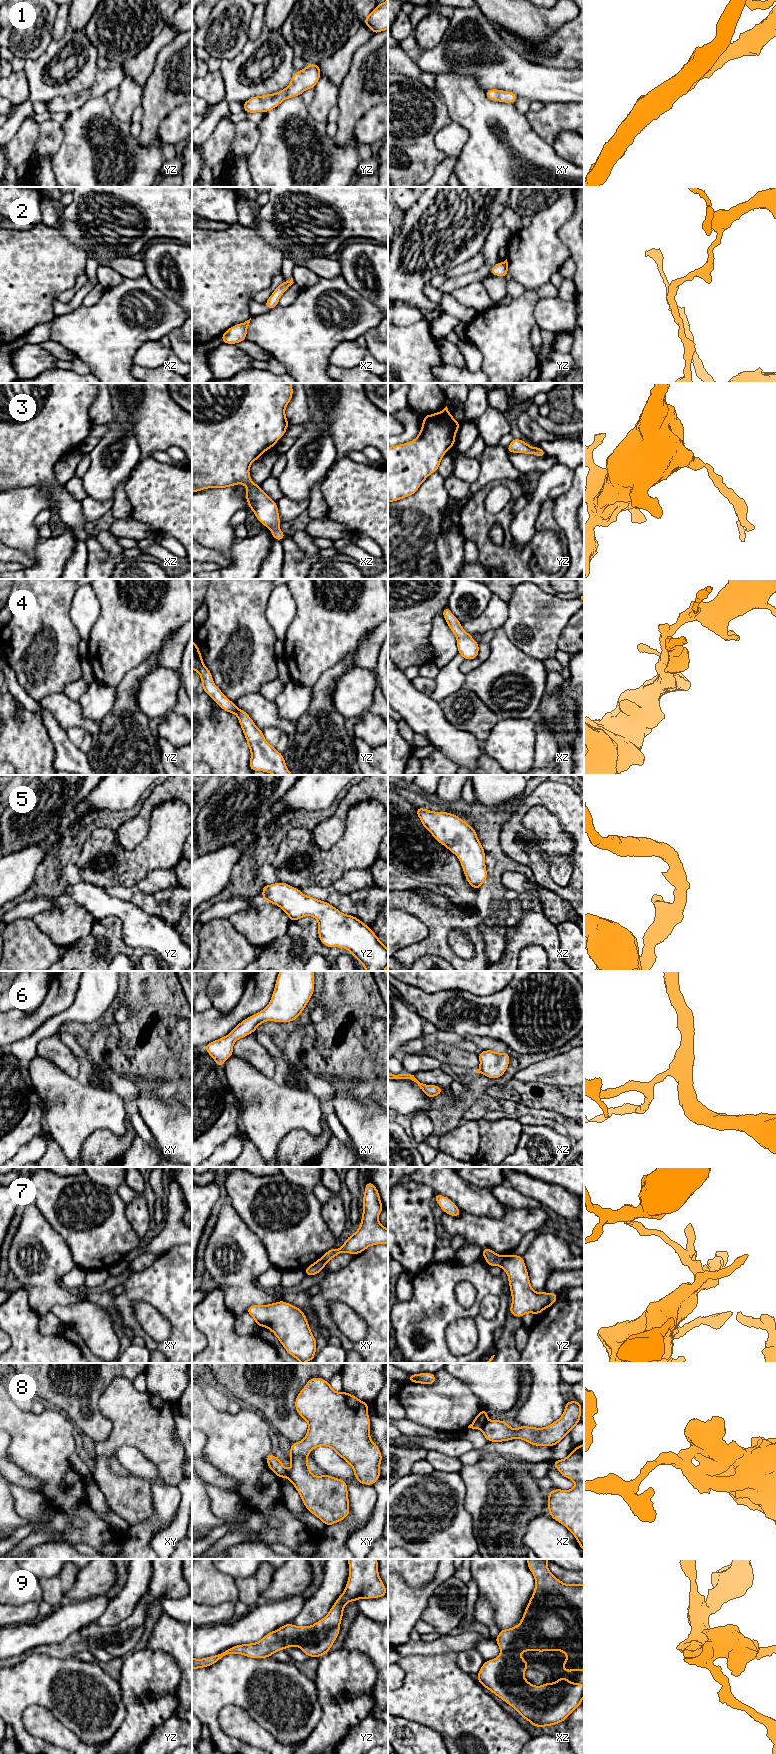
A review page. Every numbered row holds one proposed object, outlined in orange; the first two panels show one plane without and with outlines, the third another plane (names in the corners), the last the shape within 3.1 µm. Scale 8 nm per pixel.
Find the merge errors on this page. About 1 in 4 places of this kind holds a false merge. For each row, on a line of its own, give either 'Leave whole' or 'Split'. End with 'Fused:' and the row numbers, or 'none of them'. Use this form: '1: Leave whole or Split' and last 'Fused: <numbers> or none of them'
1: Leave whole
2: Leave whole
3: Leave whole
4: Leave whole
5: Leave whole
6: Leave whole
7: Split
8: Split
9: Leave whole
Fused: 7, 8

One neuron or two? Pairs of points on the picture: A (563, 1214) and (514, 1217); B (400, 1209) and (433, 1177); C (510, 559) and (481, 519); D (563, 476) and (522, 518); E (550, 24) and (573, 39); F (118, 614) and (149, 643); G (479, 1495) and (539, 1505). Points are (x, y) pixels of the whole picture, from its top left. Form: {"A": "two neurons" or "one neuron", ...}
{"A": "two neurons", "B": "two neurons", "C": "one neuron", "D": "one neuron", "E": "two neurons", "F": "one neuron", "G": "one neuron"}

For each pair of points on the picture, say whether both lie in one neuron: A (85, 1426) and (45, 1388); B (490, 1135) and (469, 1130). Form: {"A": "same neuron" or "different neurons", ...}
{"A": "same neuron", "B": "different neurons"}

